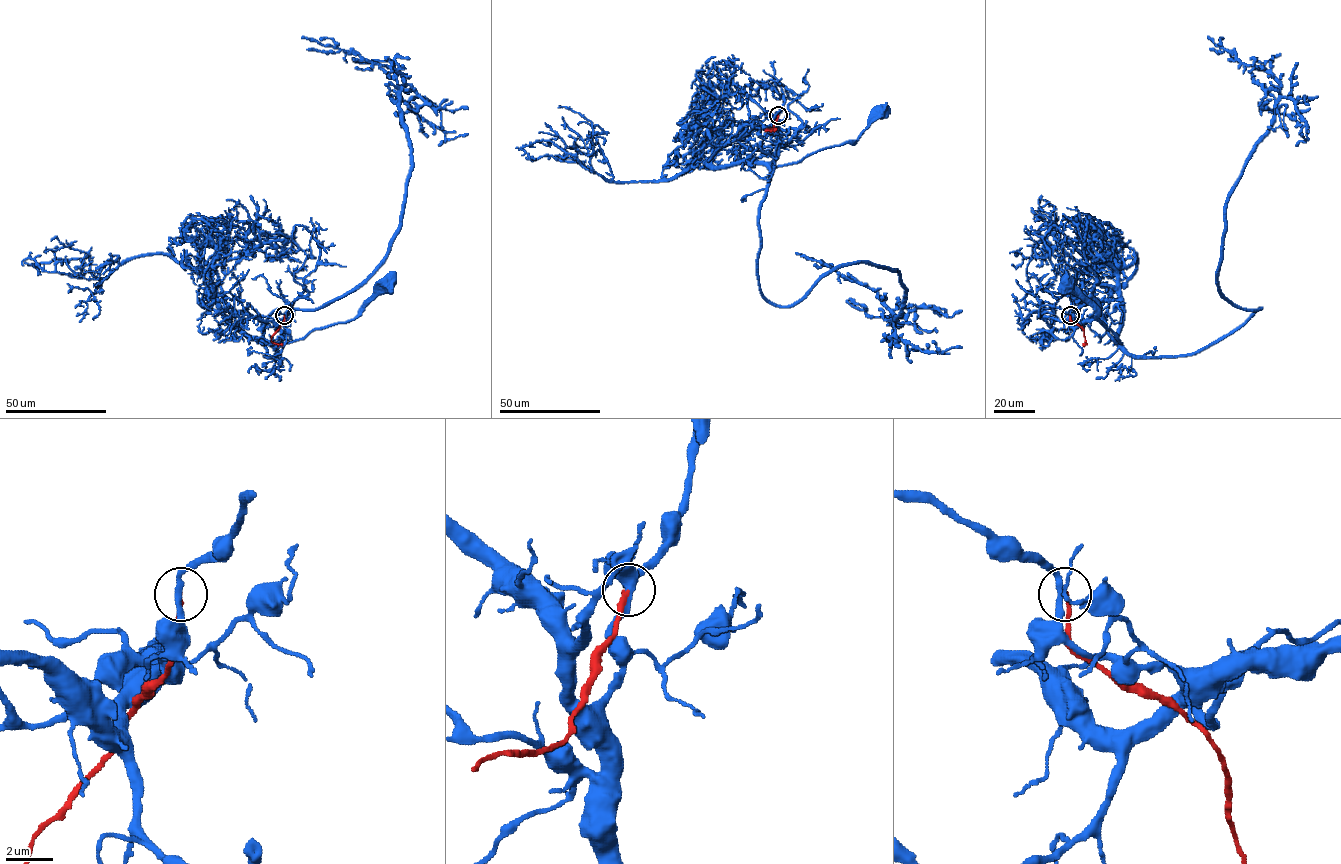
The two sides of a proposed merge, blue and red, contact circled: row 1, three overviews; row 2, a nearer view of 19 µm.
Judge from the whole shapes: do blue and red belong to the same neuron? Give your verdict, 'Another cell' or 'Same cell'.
Another cell

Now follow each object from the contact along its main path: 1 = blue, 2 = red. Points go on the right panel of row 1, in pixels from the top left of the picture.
1: (1069, 315), (1071, 320), (1080, 322), (1101, 319), (1107, 331), (1122, 343), (1097, 319), (1097, 312), (1067, 285)
2: (1070, 315), (1071, 320), (1082, 328), (1085, 345), (1082, 344)

